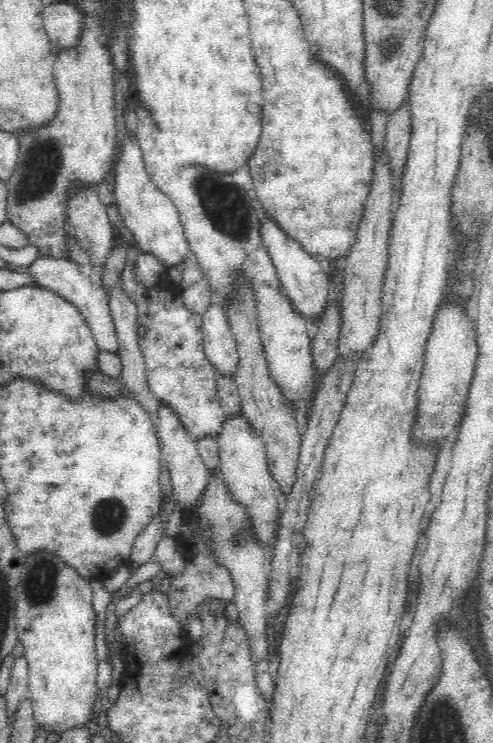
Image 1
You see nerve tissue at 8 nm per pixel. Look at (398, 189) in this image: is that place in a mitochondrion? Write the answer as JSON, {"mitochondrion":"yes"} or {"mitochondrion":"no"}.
{"mitochondrion":"no"}

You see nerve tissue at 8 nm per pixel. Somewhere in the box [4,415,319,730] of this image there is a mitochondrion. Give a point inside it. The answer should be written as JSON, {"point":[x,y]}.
{"point":[41,582]}

